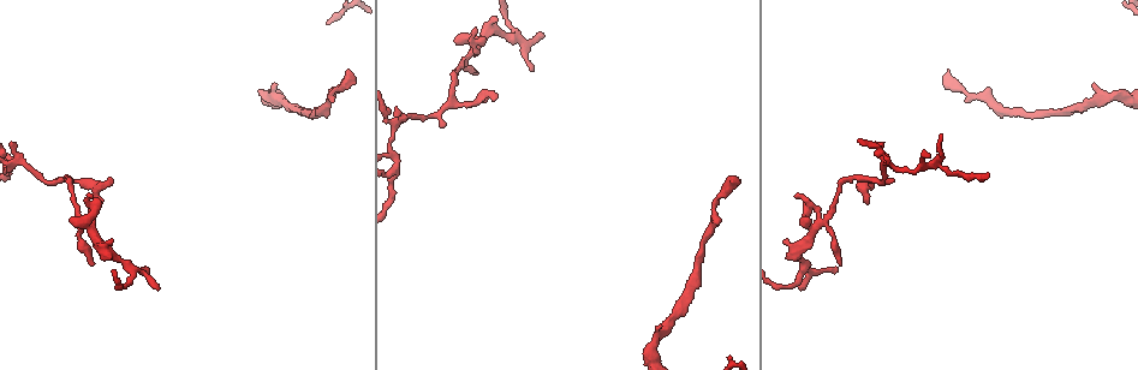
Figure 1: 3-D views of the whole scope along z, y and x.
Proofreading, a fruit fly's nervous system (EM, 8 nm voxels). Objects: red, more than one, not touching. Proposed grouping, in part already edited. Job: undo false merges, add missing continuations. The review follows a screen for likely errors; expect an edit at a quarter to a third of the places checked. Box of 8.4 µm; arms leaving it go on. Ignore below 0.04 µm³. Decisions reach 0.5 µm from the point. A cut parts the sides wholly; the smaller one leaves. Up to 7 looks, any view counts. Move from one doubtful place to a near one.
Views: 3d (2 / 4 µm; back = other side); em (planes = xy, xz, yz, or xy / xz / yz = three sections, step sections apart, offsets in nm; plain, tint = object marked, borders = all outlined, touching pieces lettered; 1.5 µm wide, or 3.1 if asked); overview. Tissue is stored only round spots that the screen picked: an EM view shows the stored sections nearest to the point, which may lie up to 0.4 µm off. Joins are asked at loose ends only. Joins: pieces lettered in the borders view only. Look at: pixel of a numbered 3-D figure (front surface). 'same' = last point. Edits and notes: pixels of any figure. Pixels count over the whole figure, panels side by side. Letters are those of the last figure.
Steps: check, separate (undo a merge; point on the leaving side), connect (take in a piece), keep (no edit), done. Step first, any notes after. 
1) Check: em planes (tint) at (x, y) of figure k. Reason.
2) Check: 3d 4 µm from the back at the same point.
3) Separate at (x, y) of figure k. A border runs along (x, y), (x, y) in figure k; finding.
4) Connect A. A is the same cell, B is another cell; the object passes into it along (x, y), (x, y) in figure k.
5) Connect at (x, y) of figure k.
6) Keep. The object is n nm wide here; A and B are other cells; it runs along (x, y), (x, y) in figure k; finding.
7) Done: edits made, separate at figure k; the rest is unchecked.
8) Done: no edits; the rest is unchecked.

Check: em planes (borders) at (159, 290) of figure 1. Thin end.

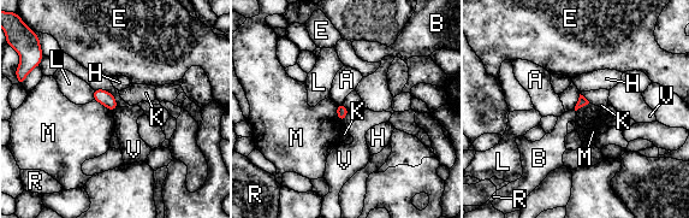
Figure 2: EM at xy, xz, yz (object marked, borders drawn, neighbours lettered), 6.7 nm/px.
Keep. The object is 70 nm wide here; A, B, E, H, K, L, M, R and V are other cells; a border runs along (588, 102), (576, 111) in figure 2; none of them fits.

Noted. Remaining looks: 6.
Check: em planes (borders) at (110, 180) of figure 1. Tapers out.

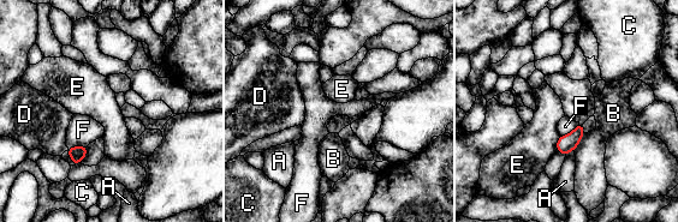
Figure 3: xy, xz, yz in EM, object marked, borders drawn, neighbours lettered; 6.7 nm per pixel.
Keep. The longest contact is with B, 150 nm; A, B, C, D, E and F are other cells; no lettered piece goes on from it.

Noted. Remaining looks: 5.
Check: em yz step 4 (borders) at (347, 72) of figure 1. Tapers out.

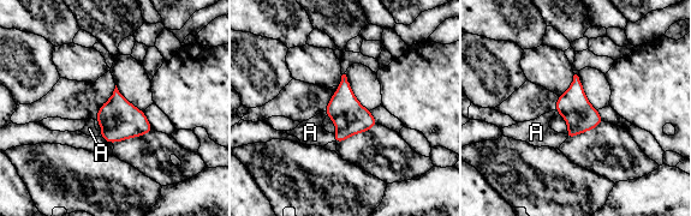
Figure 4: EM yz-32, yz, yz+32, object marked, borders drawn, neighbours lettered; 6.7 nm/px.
Connect A. The longest contact is with A, 50 nm; A is the same cell; the object passes into it along (349, 115), (334, 138), (310, 132) in figure 4; the neuron continues.

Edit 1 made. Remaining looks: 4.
Done: edits made, connect at figure 4; the rest is unchecked.

